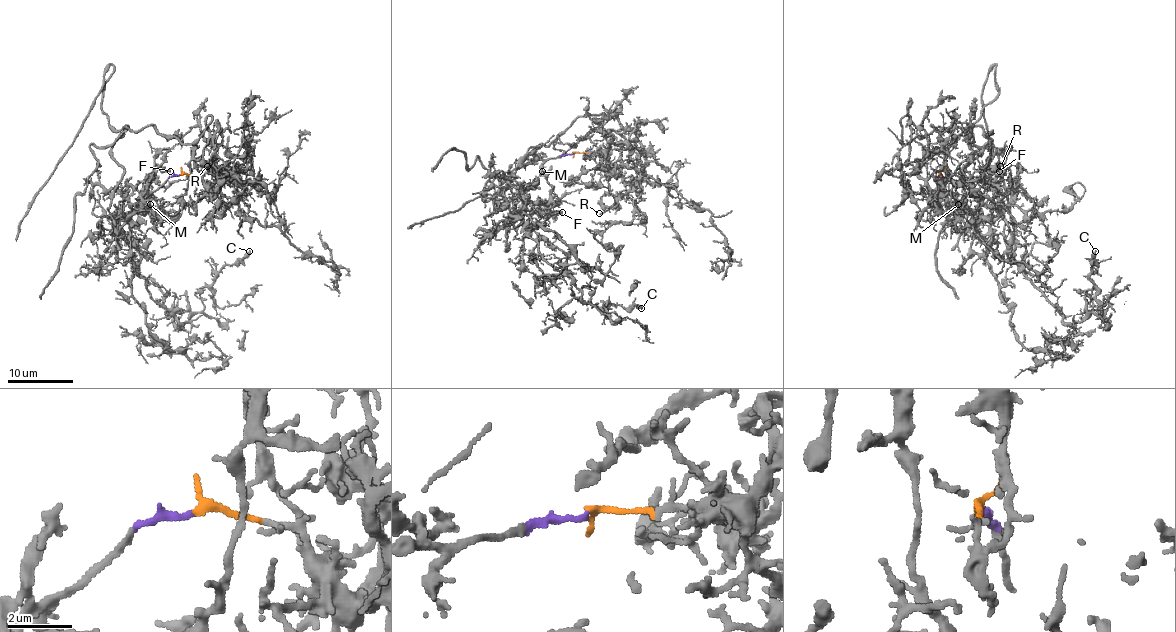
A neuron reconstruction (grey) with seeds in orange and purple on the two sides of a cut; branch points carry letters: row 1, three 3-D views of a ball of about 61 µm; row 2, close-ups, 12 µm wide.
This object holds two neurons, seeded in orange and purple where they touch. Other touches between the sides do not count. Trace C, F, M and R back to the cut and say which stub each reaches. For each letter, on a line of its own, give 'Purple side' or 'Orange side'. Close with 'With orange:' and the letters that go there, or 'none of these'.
C: Purple side
F: Purple side
M: Purple side
R: Orange side
With orange: R

